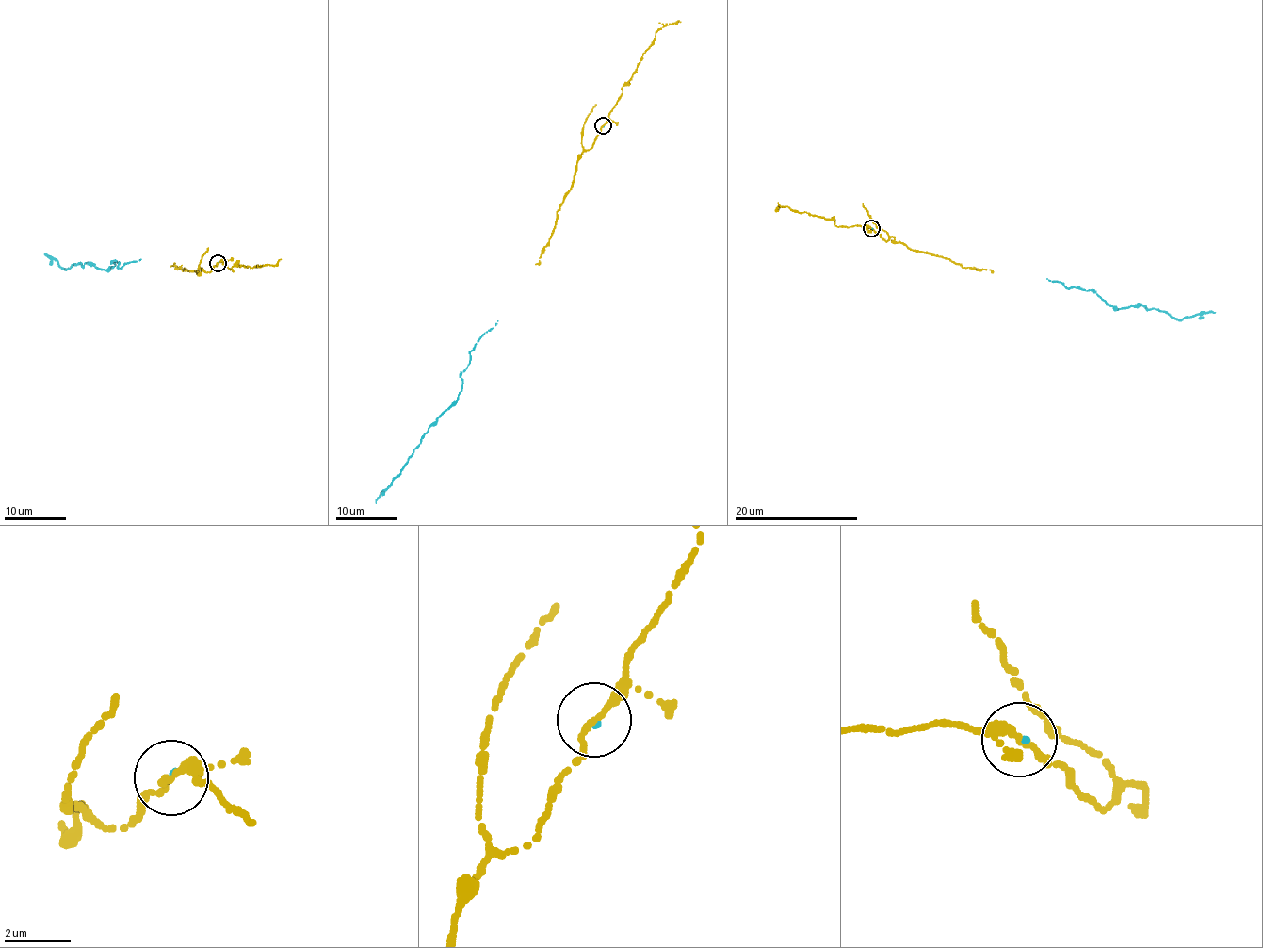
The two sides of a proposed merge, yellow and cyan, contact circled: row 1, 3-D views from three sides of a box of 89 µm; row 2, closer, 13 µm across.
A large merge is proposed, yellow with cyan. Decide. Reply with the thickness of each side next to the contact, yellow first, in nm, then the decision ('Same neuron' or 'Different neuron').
Thickness 190 nm (yellow) against 100 nm. Same neuron

